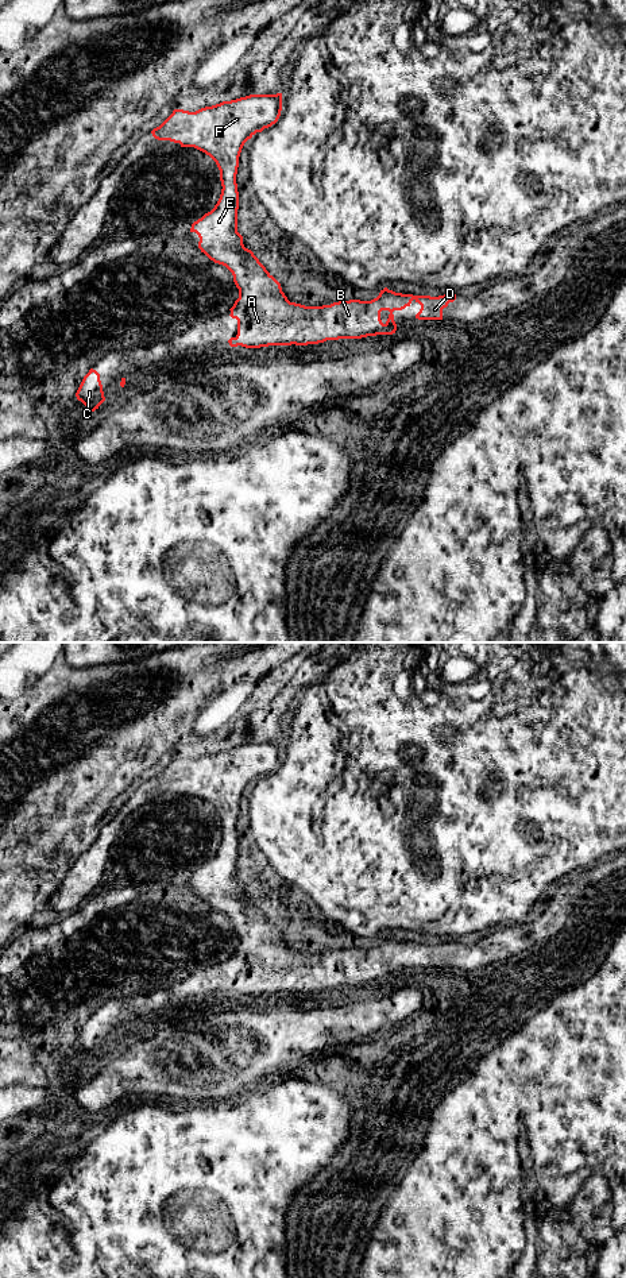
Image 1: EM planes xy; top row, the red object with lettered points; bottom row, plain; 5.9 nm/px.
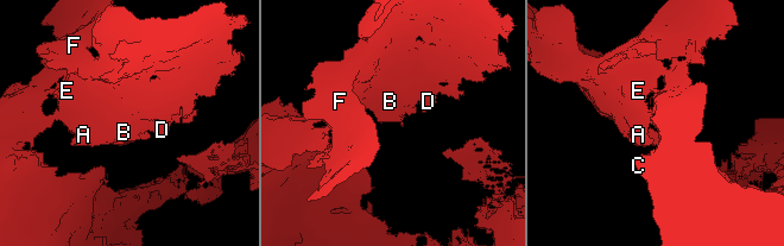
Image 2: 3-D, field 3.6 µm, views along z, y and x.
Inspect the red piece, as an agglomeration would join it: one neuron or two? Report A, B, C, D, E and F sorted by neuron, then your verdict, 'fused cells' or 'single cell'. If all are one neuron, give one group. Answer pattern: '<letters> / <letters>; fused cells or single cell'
A B C D E F; single cell

